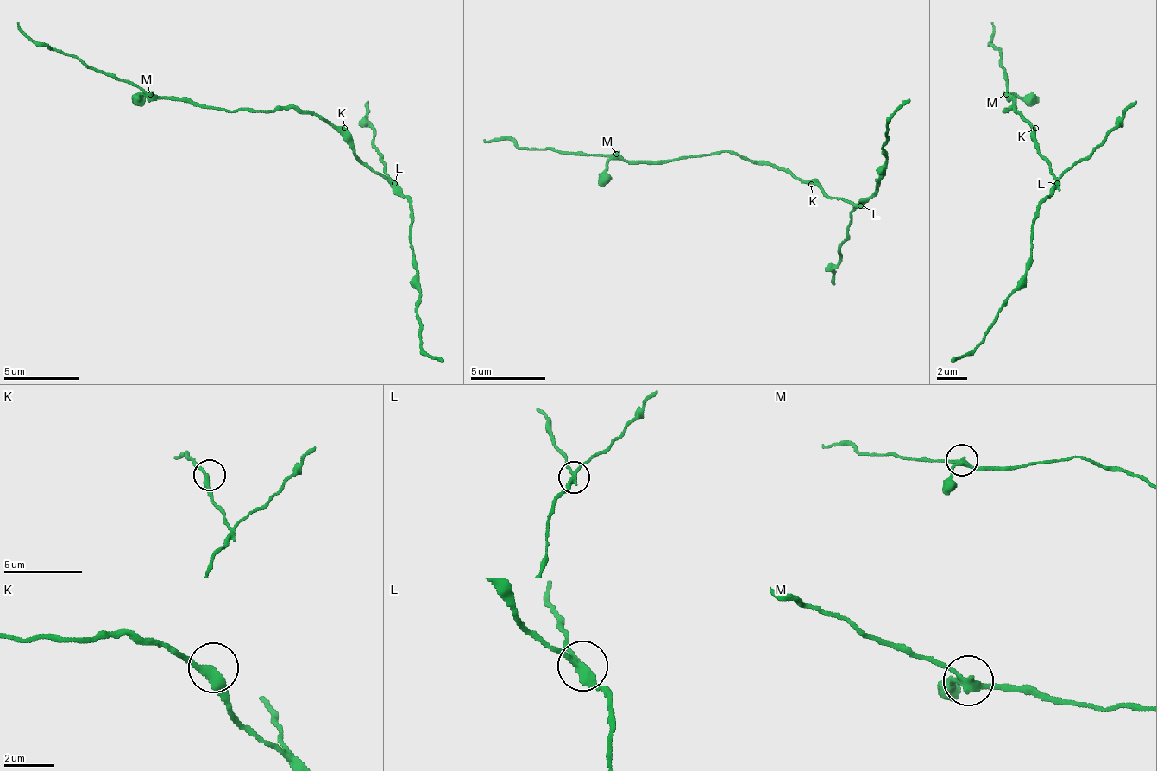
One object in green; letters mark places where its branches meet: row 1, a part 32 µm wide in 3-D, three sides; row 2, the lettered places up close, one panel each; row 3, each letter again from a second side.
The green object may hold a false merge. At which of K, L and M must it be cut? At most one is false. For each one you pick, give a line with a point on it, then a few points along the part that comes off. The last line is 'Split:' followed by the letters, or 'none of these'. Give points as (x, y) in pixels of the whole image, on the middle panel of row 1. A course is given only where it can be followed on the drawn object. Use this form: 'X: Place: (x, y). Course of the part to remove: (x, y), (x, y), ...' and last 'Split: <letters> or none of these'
L: Place: (860, 205). Course of the part to remove: (859, 206), (878, 187), (886, 157), (882, 146), (886, 123), (908, 97)
Split: L

